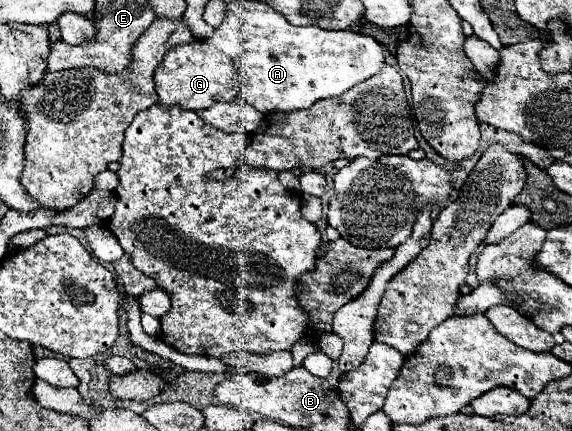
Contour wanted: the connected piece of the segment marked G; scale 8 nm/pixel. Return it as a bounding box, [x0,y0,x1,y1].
[153,40,239,110]

